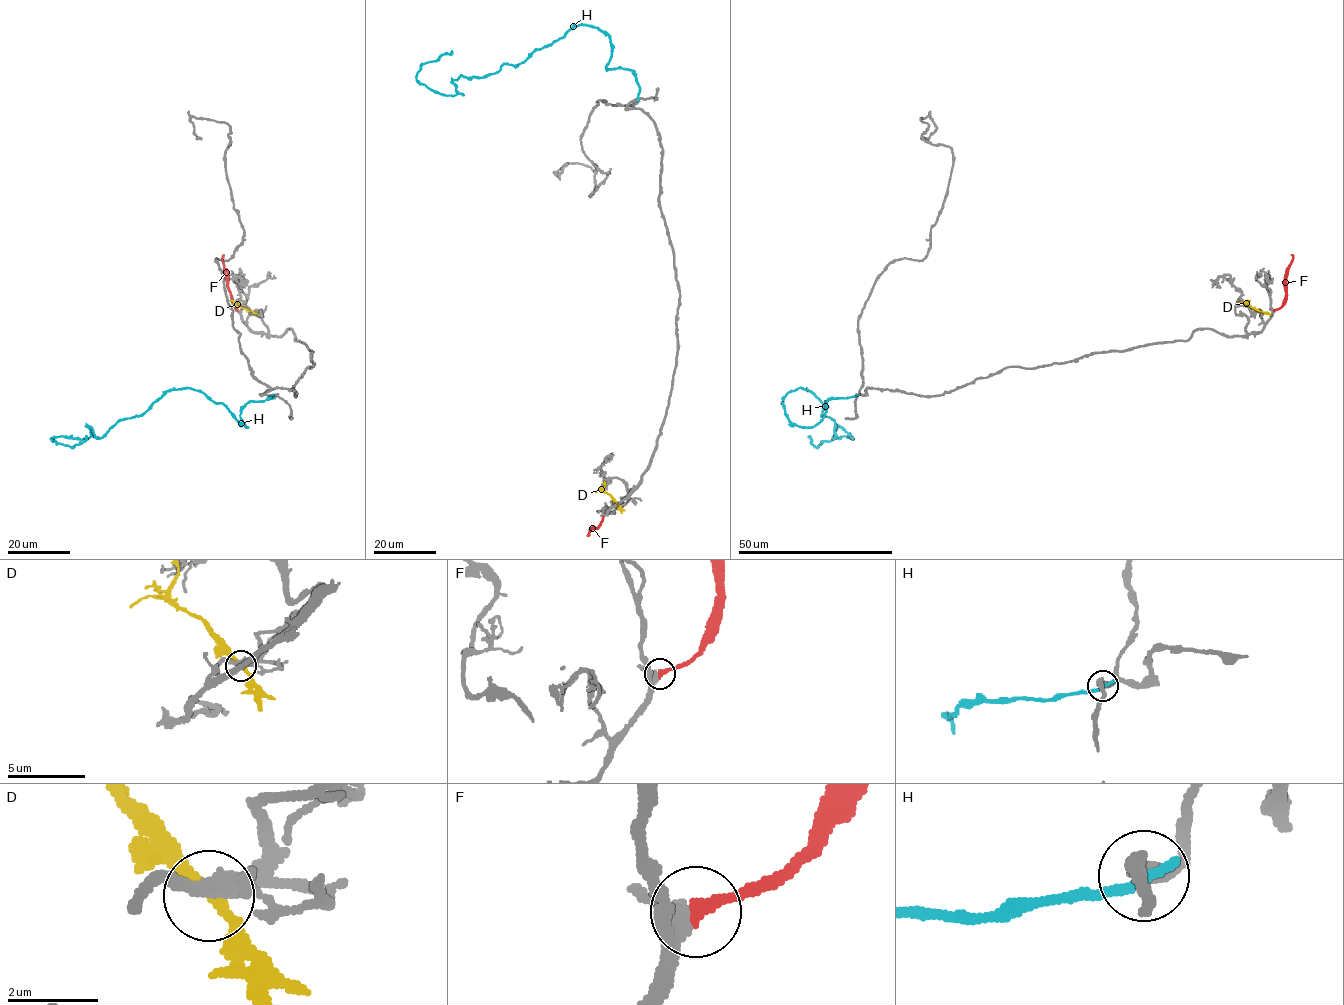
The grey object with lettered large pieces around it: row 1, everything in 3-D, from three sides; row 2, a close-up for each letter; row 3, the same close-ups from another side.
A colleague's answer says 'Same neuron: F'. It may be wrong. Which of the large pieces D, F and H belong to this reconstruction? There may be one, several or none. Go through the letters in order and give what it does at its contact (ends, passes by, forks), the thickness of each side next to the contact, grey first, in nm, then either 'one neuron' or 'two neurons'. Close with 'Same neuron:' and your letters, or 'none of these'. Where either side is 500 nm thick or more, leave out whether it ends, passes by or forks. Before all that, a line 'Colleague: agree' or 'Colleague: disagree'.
Colleague: agree
D: it passes by; 320 nm thick on the grey side, 240 nm on the other; two neurons
F: it ends there; 360 nm thick on the grey side, 280 nm on the other; one neuron
H: it ends there; 280 nm thick on the grey side, 300 nm on the other; two neurons
Same neuron: F

